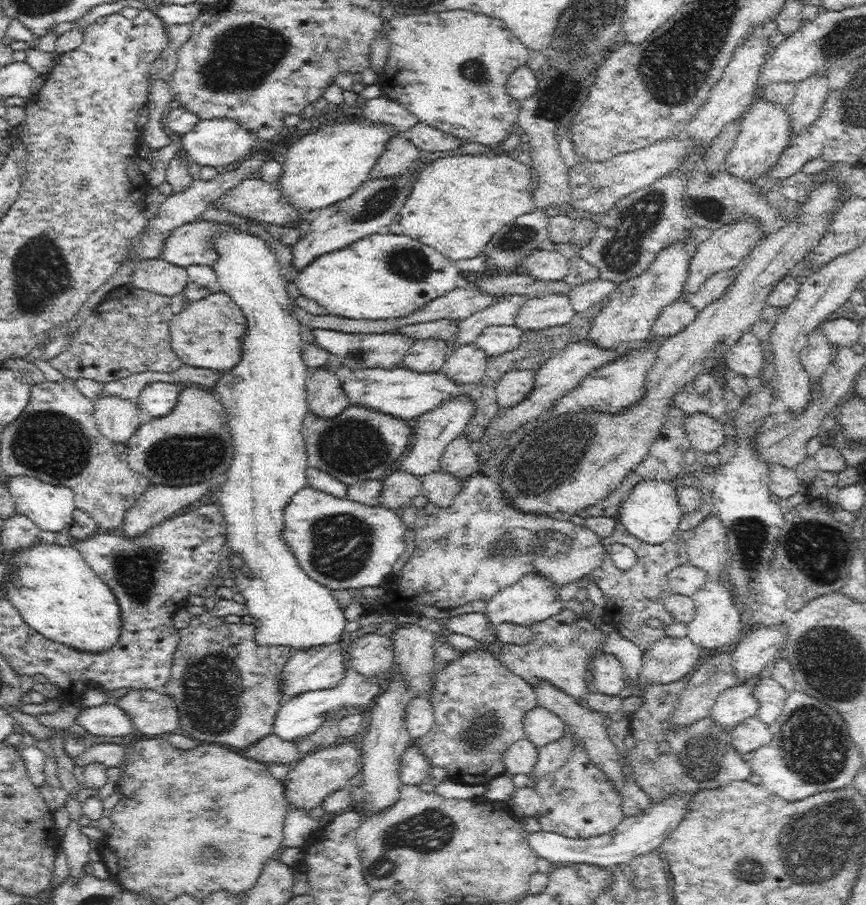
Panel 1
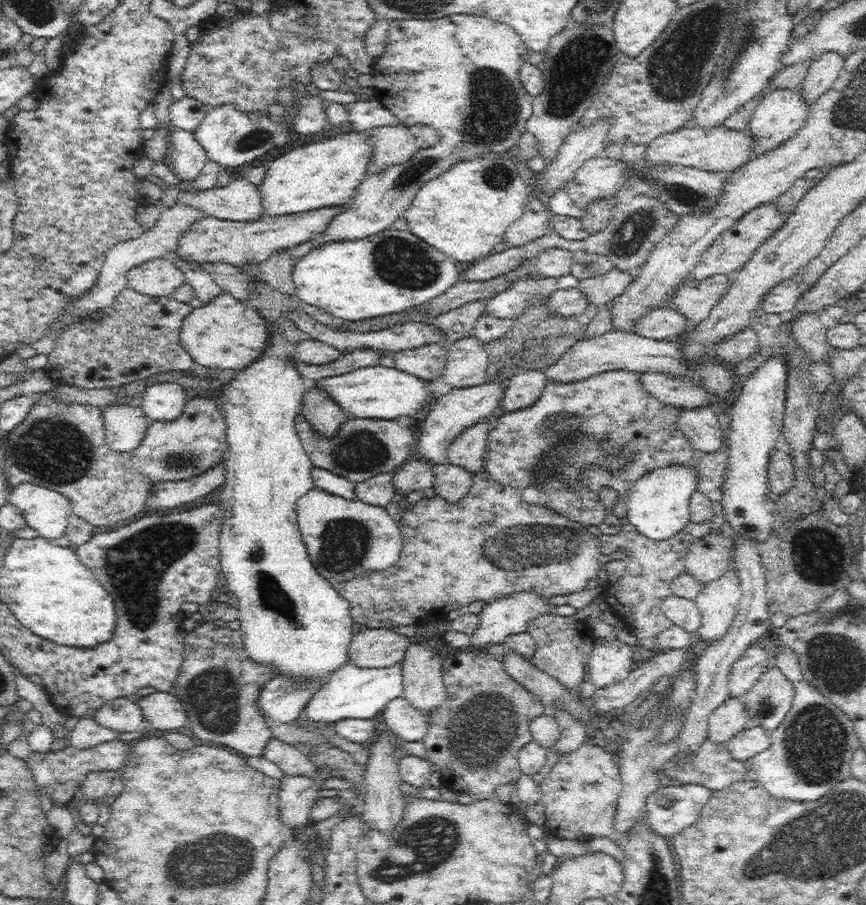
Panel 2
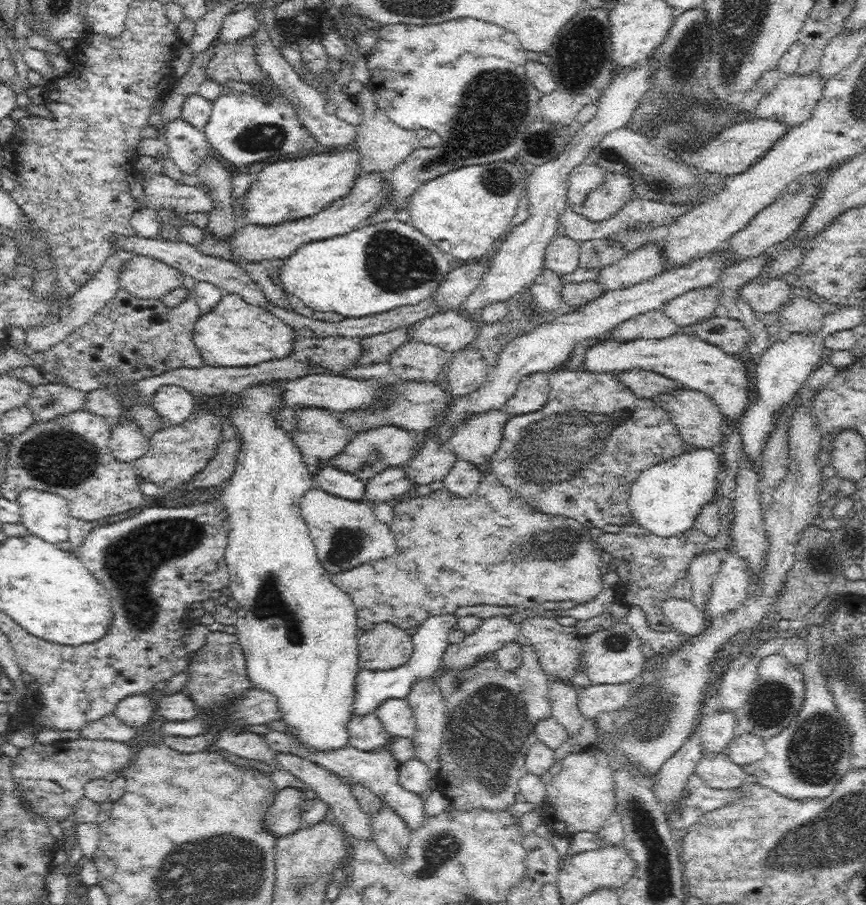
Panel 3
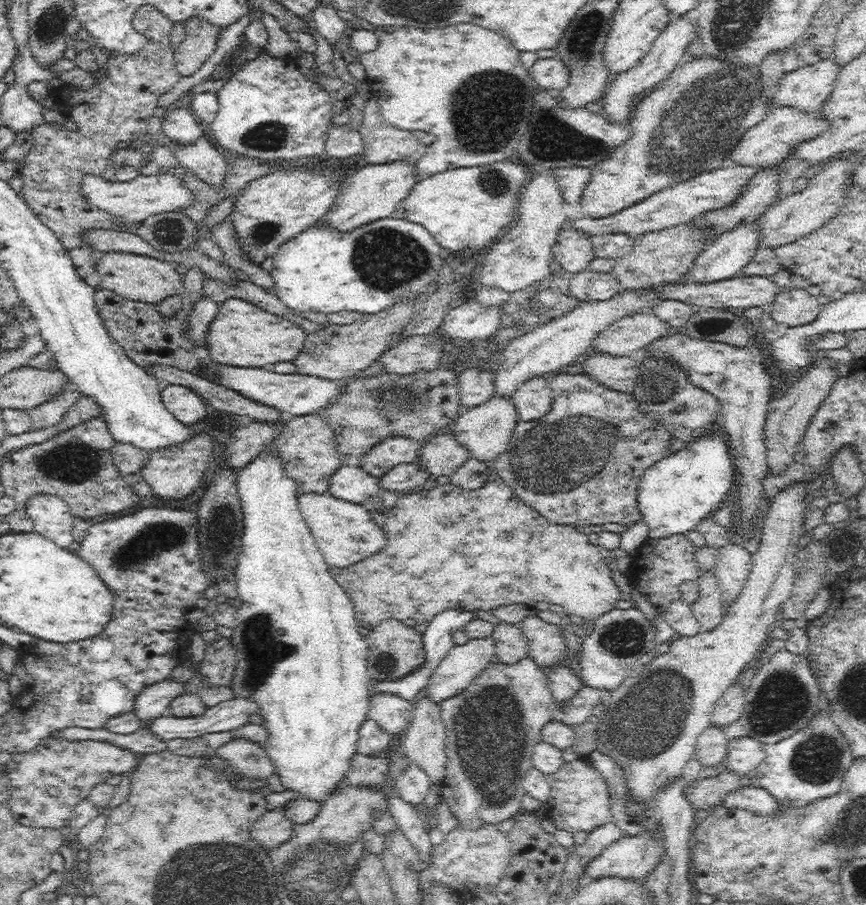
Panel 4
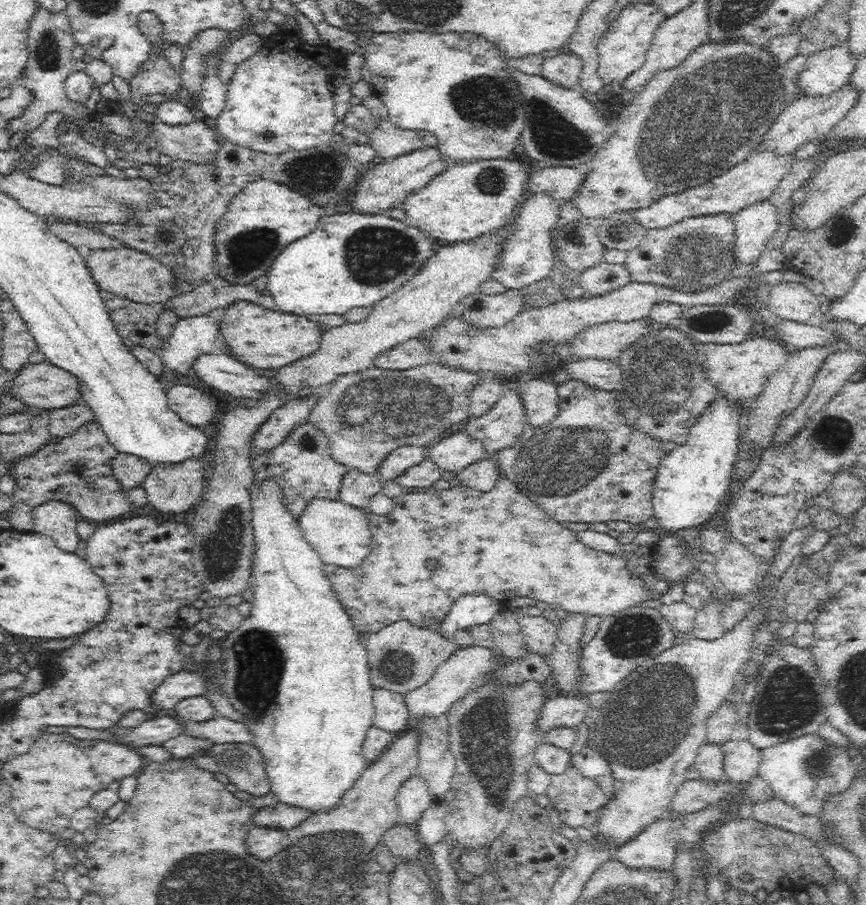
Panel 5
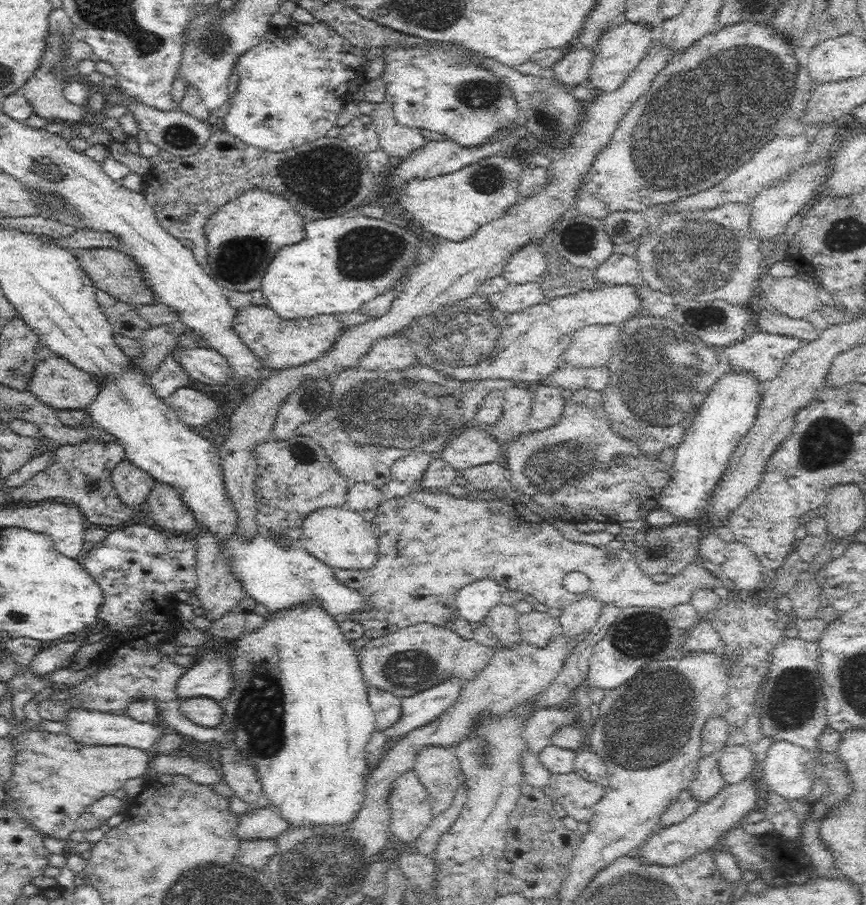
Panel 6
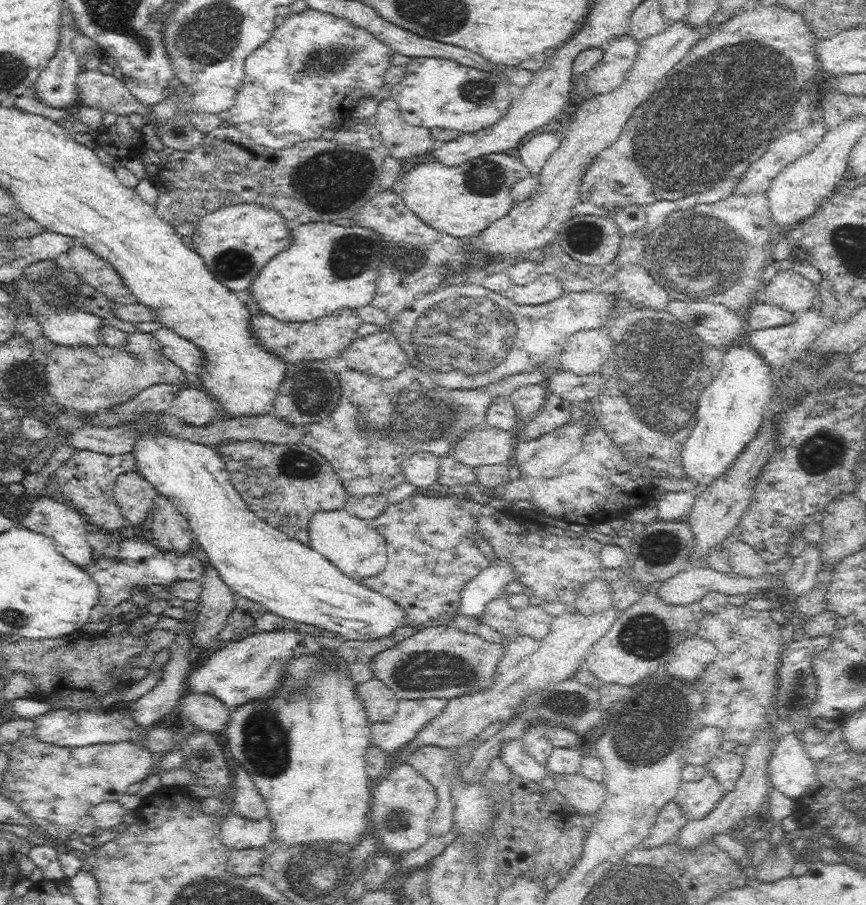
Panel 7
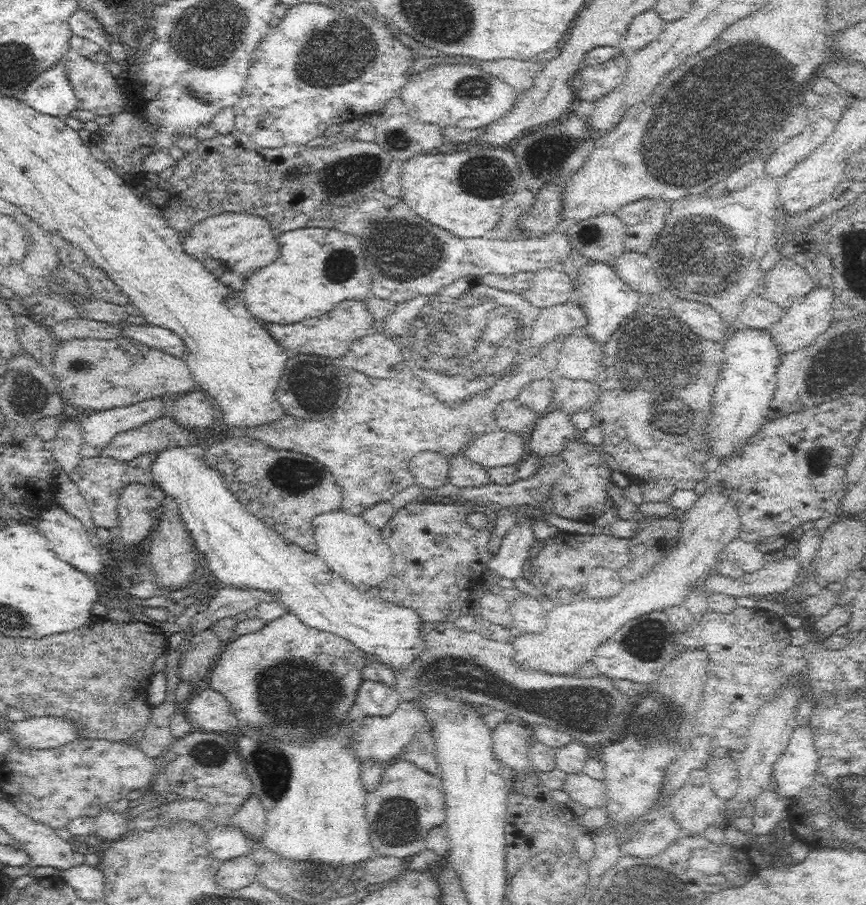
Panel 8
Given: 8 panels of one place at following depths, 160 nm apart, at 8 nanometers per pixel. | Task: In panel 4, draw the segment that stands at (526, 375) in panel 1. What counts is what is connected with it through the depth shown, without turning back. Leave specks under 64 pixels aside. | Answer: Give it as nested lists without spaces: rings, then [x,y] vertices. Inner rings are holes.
[[[534,377],[521,385],[511,394],[516,407],[518,420],[524,422],[546,416],[552,404],[552,393],[548,379]]]

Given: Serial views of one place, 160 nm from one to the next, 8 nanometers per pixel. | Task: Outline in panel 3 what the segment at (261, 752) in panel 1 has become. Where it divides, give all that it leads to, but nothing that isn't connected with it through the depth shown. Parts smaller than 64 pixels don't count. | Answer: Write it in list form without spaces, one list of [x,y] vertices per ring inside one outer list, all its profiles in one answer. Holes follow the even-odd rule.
[[[278,752],[274,756],[274,760],[277,764],[280,764],[284,770],[288,770],[288,772],[292,773],[298,780],[307,784],[307,788],[314,790],[314,792],[317,793],[318,799],[321,799],[328,805],[326,821],[342,827],[342,831],[346,832],[353,840],[373,838],[372,825],[370,825],[371,815],[364,812],[362,807],[359,806],[359,798],[357,797],[356,791],[350,788],[350,785],[348,785],[348,782],[346,782],[343,777],[335,775],[323,766],[304,757],[290,753]]]

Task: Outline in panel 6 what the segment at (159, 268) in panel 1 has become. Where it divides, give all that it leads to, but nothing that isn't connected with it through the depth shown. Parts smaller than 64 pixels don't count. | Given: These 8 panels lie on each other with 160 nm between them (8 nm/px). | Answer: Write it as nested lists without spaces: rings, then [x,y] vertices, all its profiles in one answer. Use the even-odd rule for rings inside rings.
[[[82,247],[75,251],[75,254],[96,289],[103,290],[111,294],[116,300],[132,304],[135,307],[159,302],[159,298],[156,298],[150,290],[141,268],[126,252],[104,247]]]

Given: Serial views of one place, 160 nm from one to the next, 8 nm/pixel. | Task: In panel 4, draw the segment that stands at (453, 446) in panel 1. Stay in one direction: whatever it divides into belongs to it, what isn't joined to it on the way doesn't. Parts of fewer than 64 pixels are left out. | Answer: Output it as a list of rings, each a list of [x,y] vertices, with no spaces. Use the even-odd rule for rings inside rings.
[[[495,394],[484,404],[469,408],[466,413],[459,415],[452,423],[449,431],[452,432],[458,443],[470,450],[472,457],[491,464],[498,455],[507,450],[510,436],[512,436],[512,432],[514,432],[519,421],[516,407],[511,399]]]

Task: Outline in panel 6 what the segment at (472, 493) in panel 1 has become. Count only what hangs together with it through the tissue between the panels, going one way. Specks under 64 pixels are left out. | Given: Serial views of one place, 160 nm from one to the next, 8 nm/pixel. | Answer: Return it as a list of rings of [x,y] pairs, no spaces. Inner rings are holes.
[[[444,490],[411,492],[406,496],[383,500],[376,509],[376,518],[370,524],[380,542],[380,558],[376,566],[368,570],[332,568],[335,580],[370,598],[372,610],[358,610],[336,618],[340,622],[357,622],[368,639],[378,638],[416,623],[442,626],[456,616],[456,592],[470,582],[482,580],[486,576],[494,578],[506,590],[520,591],[533,596],[537,602],[548,608],[560,609],[586,597],[602,601],[605,605],[618,605],[622,609],[633,606],[671,609],[678,604],[688,603],[695,590],[711,590],[723,583],[721,577],[706,565],[692,563],[665,584],[656,584],[638,566],[630,546],[616,550],[618,560],[610,560],[606,546],[591,546],[567,540],[550,518],[536,515],[525,503],[514,502],[508,496],[502,499],[472,501],[467,497],[454,497]],[[574,570],[588,576],[590,587],[586,594],[570,594],[566,588],[562,588],[564,574]]]

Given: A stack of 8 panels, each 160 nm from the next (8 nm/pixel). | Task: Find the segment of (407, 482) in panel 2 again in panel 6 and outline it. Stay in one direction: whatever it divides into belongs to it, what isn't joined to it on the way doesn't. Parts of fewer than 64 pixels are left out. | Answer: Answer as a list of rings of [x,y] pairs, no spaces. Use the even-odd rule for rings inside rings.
[[[477,425],[451,438],[438,456],[459,471],[503,460],[504,446],[486,431],[486,427]]]

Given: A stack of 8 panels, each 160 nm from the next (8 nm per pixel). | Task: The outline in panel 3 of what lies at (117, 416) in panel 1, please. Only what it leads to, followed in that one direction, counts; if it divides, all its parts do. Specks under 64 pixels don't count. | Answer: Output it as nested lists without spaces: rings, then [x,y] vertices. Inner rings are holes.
[[[122,420],[110,428],[109,449],[116,460],[133,463],[136,458],[144,456],[148,448],[149,437],[135,422]]]

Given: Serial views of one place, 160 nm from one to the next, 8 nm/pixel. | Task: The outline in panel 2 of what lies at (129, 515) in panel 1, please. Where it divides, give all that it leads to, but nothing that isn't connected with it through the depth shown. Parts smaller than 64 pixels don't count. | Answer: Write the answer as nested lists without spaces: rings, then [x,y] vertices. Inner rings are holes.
[[[218,463],[209,471],[201,475],[193,476],[188,480],[158,481],[153,482],[145,510],[149,513],[157,513],[157,510],[168,510],[182,506],[182,504],[199,504],[206,501],[208,496],[220,489],[226,482],[226,467],[224,463]]]

